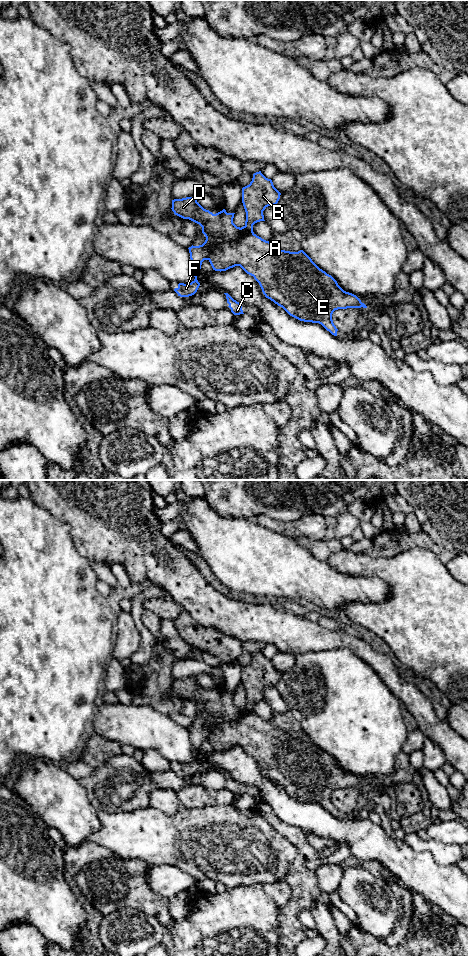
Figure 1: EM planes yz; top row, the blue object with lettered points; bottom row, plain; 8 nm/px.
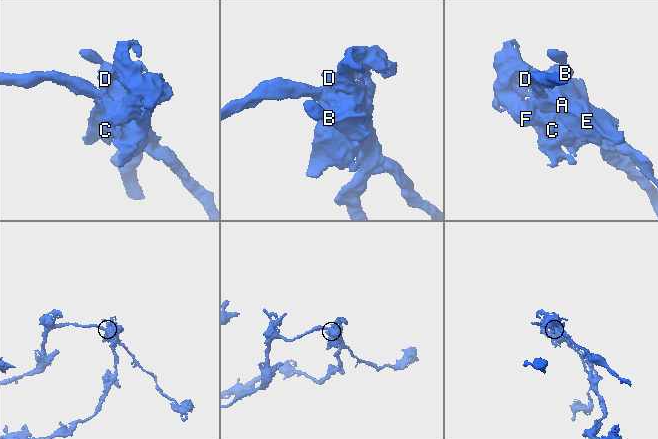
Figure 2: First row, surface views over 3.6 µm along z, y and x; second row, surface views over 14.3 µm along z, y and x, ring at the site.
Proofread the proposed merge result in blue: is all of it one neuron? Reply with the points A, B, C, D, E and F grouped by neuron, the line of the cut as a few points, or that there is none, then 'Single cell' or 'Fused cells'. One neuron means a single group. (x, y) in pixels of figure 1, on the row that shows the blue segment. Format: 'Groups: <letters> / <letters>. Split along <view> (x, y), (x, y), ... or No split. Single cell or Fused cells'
Groups: A C E / B D F. Split along yz (253, 232), (227, 241), (221, 241), (217, 238), (206, 238). Fused cells

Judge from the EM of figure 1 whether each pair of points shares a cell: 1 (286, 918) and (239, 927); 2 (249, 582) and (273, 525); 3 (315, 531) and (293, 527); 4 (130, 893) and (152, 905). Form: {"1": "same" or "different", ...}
{"1": "different", "2": "different", "3": "same", "4": "same"}

